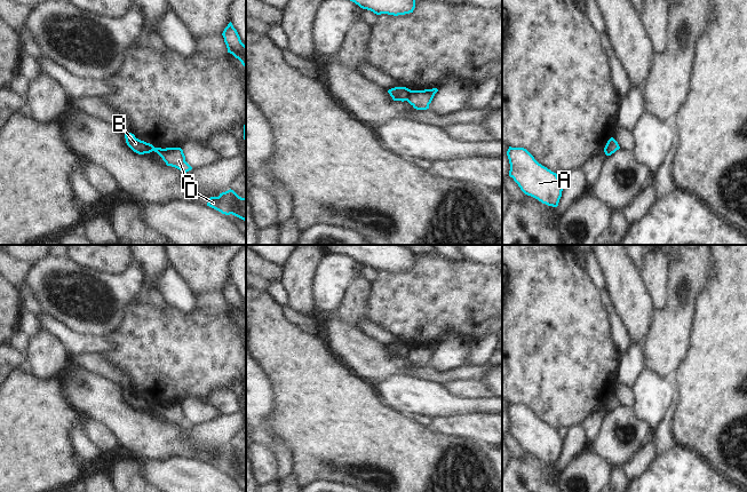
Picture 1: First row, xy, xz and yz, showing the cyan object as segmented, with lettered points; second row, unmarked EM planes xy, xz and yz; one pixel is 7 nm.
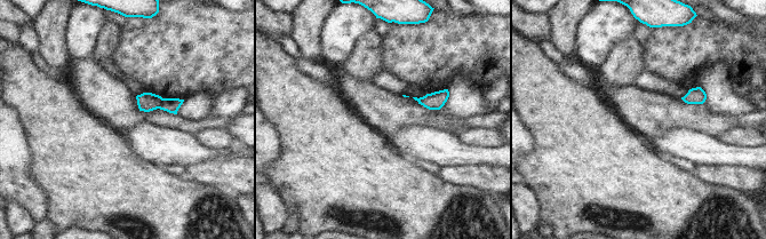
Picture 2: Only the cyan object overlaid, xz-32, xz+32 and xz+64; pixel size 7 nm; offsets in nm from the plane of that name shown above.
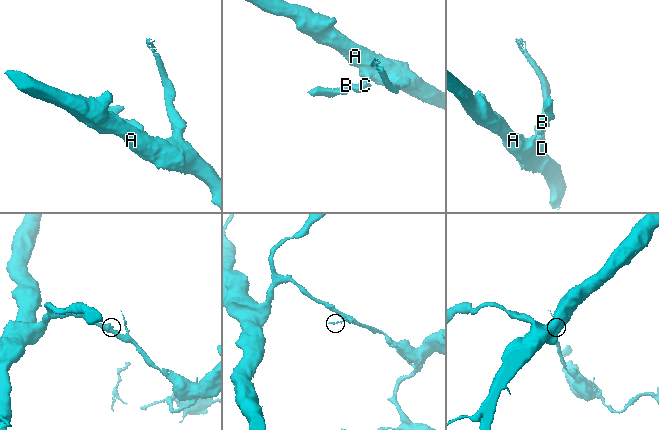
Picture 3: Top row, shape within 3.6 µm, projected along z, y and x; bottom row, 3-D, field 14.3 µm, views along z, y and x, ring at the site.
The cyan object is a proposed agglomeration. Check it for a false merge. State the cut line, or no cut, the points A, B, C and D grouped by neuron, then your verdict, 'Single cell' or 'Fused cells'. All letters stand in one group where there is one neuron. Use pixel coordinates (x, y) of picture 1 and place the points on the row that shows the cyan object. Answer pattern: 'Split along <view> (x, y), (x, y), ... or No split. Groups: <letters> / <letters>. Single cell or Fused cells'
Split along xz (411, 90), (406, 100). Groups: A C D / B. Fused cells.

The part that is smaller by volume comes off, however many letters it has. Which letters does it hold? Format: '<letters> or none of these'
B.

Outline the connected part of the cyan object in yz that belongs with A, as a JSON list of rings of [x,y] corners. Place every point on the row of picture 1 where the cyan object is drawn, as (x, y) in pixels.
[[[509,146],[509,176],[520,190],[542,204],[557,207],[562,197],[563,183],[556,173],[539,164],[524,148]]]

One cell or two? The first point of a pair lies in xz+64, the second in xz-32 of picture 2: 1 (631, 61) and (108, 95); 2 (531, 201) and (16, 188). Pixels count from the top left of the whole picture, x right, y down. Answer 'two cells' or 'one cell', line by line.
1: two cells
2: two cells

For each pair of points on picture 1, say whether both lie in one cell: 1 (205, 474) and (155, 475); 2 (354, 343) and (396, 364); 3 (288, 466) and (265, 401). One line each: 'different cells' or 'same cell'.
1: same cell
2: same cell
3: same cell

